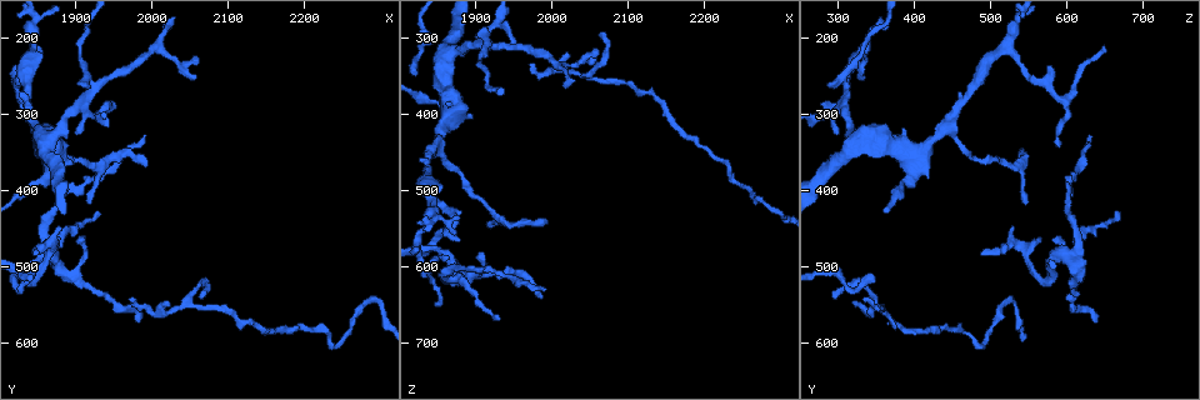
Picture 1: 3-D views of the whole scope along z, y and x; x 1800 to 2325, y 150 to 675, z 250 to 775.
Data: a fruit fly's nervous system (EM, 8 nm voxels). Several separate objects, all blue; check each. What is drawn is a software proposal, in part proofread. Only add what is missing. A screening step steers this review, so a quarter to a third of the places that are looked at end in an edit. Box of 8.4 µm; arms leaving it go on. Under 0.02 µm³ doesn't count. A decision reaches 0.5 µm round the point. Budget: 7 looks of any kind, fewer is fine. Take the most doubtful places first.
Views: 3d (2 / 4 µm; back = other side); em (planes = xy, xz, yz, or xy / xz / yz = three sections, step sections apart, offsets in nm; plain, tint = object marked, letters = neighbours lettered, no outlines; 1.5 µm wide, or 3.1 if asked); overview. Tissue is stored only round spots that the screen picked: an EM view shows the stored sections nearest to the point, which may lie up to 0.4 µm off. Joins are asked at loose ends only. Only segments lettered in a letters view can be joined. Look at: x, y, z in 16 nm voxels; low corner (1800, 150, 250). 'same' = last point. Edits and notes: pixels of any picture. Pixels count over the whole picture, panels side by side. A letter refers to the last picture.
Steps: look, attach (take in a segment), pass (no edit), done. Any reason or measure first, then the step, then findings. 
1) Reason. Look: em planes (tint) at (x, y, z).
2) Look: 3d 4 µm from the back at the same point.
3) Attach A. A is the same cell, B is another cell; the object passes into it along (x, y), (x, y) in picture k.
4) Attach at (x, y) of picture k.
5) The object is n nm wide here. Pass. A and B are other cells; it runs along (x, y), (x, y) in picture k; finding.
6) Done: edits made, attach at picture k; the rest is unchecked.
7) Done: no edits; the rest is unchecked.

Look: 3d 2 µm at (1980, 570, 640).

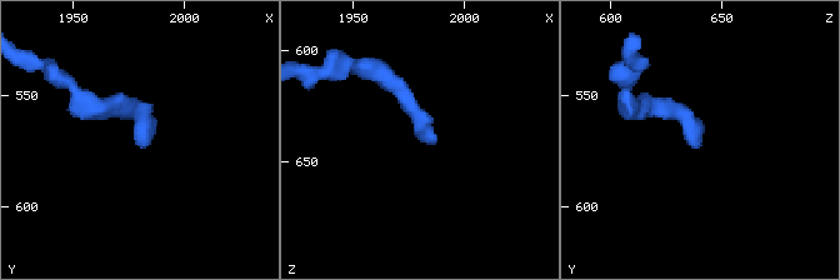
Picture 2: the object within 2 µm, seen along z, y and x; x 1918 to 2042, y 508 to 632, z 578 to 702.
Shape alone is not enough. Look: em yz step 4 (tint) at (1982, 575, 638).

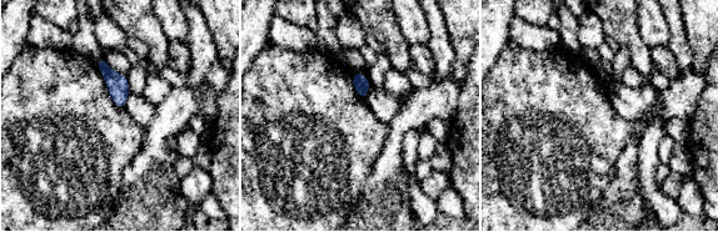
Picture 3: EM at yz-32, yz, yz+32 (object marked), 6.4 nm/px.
Look: em planes (letters) at the same point.

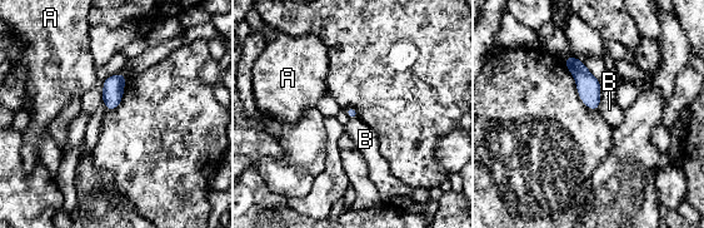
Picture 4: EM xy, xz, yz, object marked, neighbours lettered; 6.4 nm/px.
Pass. A and B are other cells; a border runs along (600, 98), (598, 108) in picture 4; no lettered segment goes on from it.

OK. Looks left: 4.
Thin end. Look: em xy step 4 (letters) at (1845, 215, 650).

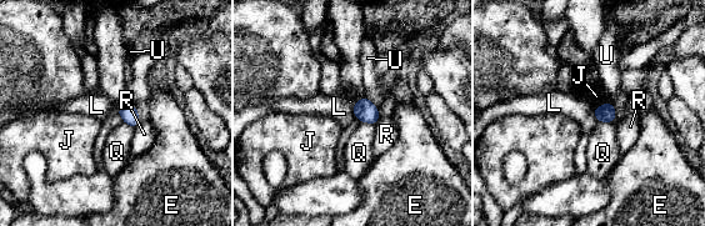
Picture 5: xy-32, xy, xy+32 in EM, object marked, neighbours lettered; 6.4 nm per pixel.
Cut it another way. Look: em planes (letters) at the same point.

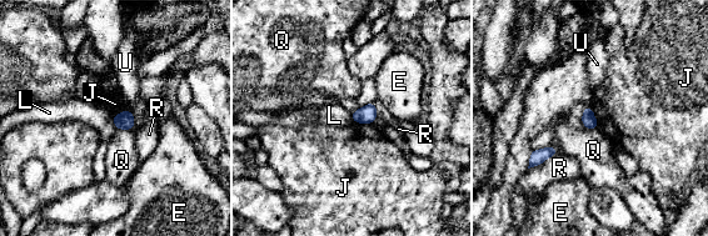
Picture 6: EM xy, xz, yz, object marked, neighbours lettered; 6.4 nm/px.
Pass. E, J, L, Q, R and U are other cells; a border runs along (111, 116), (111, 121), (118, 129) in picture 6; no lettered segment goes on from it.

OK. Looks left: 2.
Done: no edits; the rest is unchecked.

